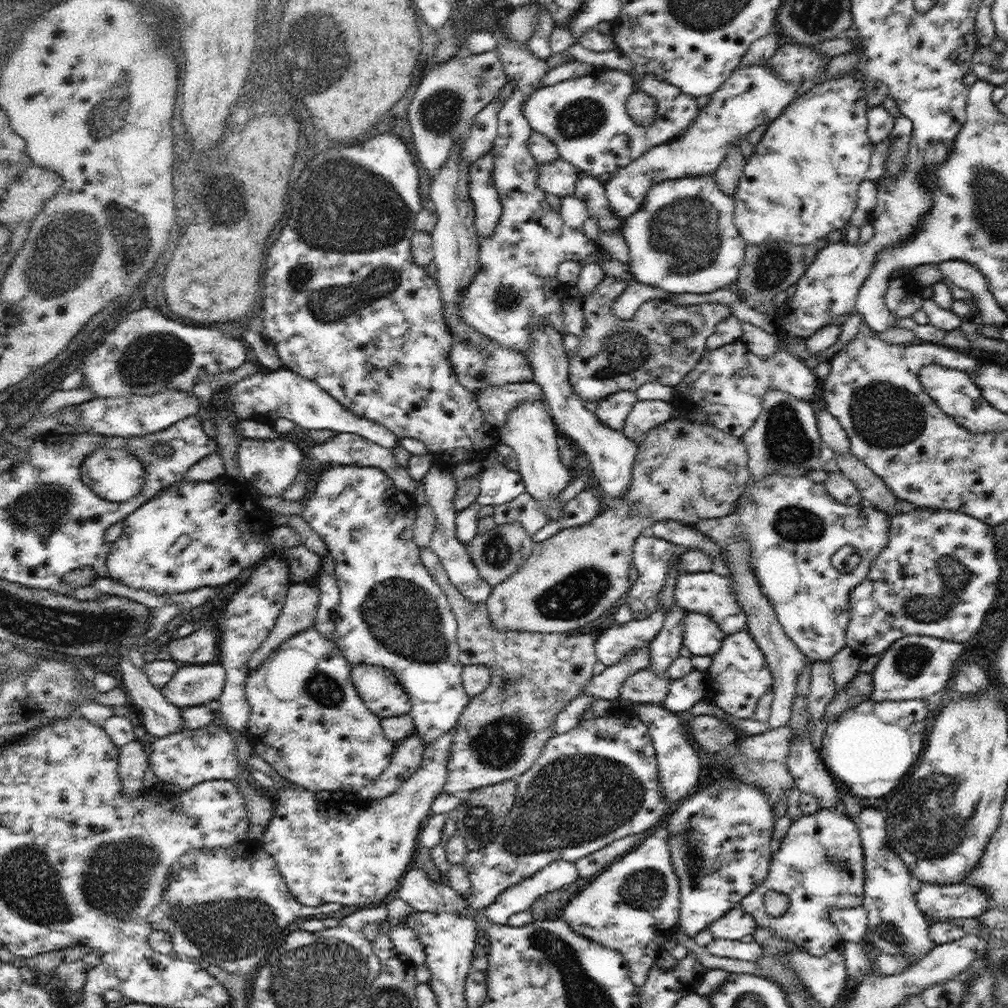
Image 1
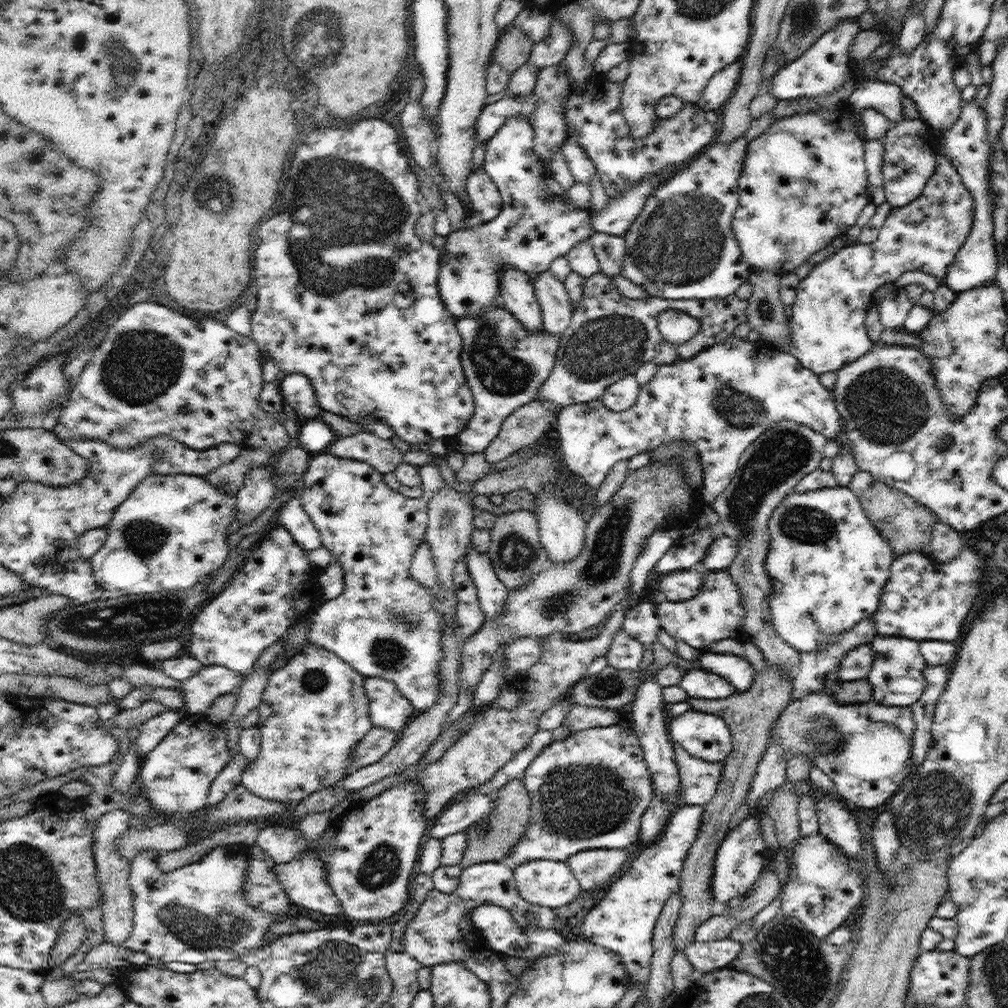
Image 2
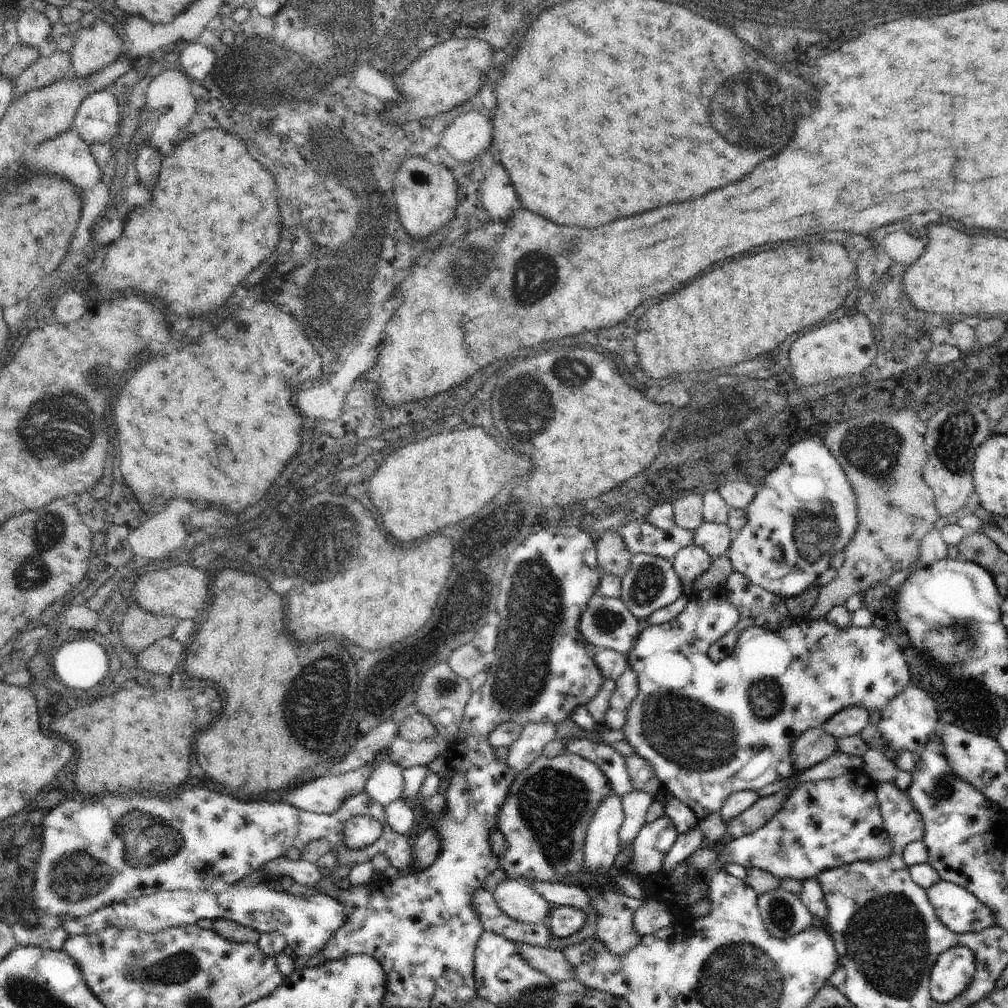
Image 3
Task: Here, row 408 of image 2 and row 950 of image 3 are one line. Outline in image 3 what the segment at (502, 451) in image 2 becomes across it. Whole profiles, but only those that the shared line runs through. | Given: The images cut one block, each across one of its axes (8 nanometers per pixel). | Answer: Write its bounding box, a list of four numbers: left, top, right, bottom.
[517,944,573,984]

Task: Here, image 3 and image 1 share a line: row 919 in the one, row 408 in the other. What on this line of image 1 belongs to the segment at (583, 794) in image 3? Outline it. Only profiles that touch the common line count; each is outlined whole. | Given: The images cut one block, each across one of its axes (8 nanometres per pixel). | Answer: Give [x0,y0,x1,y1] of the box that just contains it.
[593,390,639,430]

